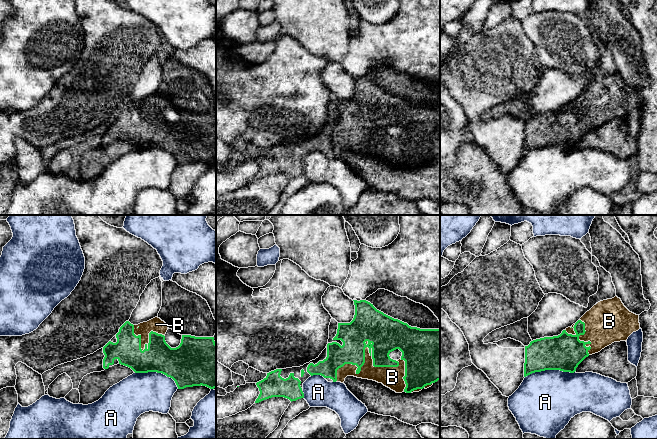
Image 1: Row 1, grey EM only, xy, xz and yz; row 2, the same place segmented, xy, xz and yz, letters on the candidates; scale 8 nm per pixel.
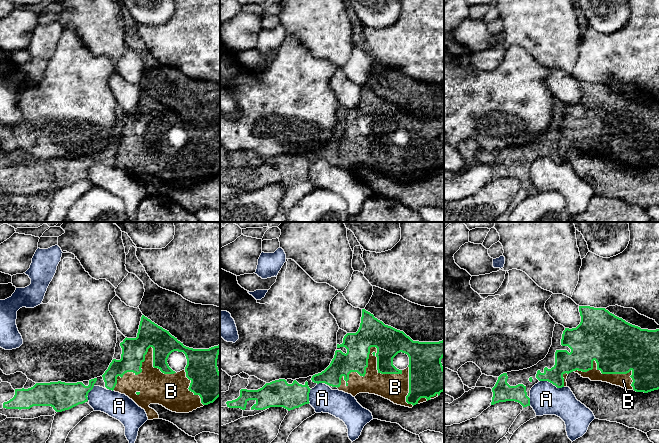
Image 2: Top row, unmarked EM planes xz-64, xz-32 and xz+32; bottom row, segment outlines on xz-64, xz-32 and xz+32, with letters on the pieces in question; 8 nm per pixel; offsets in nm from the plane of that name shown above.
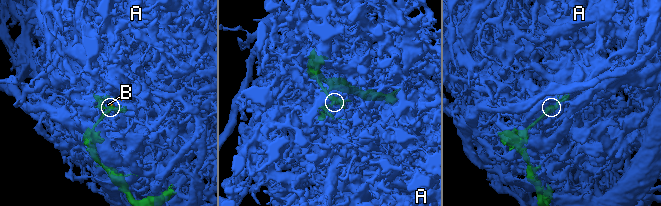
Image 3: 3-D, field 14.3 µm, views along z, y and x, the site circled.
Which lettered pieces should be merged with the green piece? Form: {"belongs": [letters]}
{"belongs": ["B"]}

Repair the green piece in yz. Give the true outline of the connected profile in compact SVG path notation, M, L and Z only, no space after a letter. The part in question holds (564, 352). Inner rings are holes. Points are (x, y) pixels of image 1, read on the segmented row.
M620 298L600 301L560 335L525 346L524 377L545 370L574 373L586 357L614 342L627 341L639 329L639 315L630 312Z

